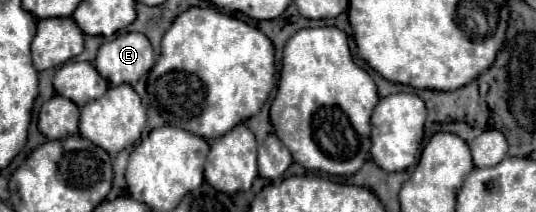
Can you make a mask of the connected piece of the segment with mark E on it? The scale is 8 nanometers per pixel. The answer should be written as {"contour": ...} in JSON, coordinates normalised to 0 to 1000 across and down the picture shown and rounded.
{"contour":[[[267,156],[218,165],[211,193],[200,193],[185,222],[181,278],[177,278],[181,335],[188,335],[188,354],[196,354],[196,373],[203,373],[203,401],[226,401],[226,392],[252,401],[259,382],[259,363],[285,316],[285,297],[289,297],[289,250],[285,250],[278,184]]]}

